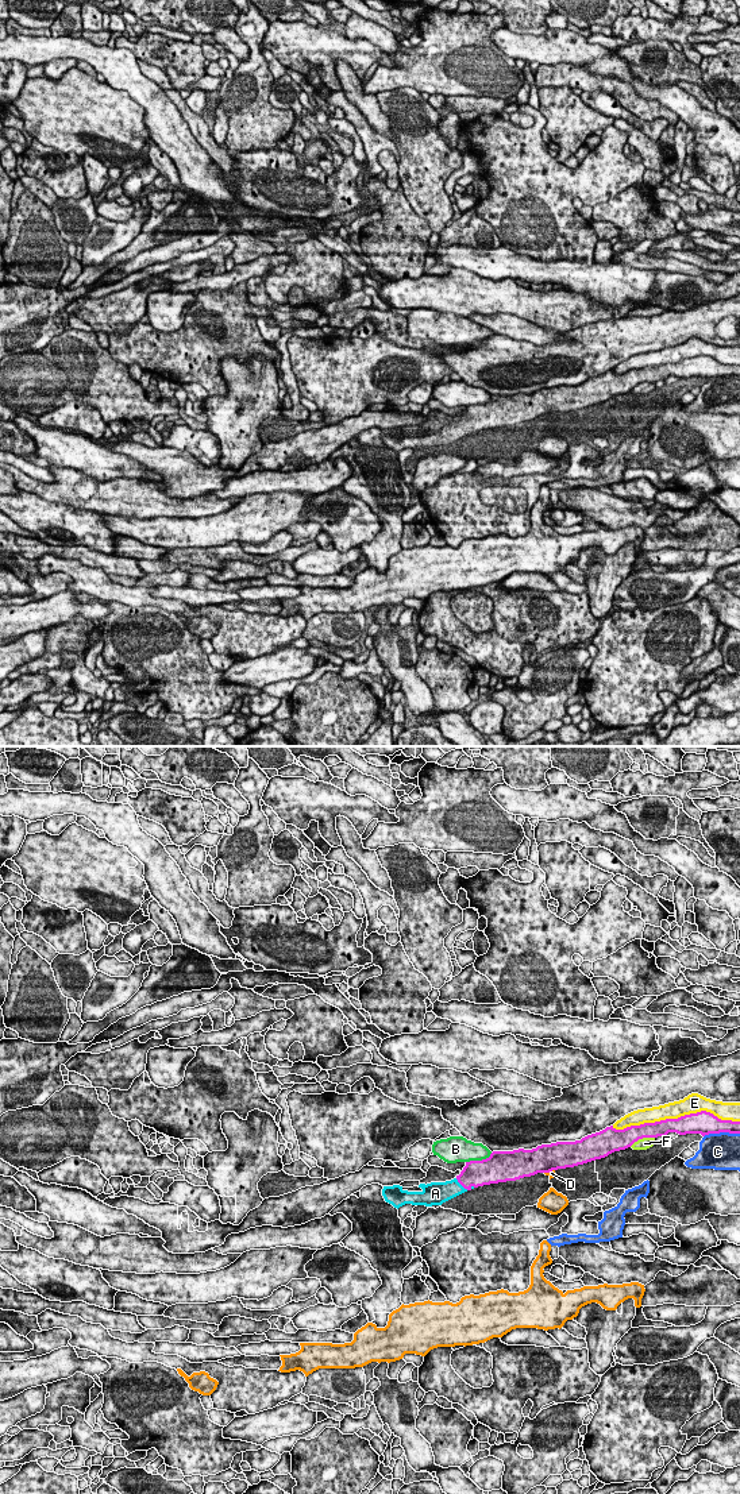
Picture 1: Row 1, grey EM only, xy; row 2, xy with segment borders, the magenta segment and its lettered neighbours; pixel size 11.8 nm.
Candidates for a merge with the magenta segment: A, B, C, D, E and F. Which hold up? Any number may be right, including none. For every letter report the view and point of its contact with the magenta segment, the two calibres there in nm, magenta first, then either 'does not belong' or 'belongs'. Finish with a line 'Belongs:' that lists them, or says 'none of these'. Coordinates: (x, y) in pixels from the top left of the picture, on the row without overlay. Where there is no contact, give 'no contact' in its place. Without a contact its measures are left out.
A: contact xy (462, 429); calibres 320 and 240 nm; belongs
B: contact xy (478, 405); calibres 340 and 280 nm; does not belong
C: contact xy (721, 375); calibres 280 and 440 nm; does not belong
D: contact xy (548, 416); calibres 340 and 60 nm; does not belong
E: contact xy (675, 363); calibres 260 and 220 nm; does not belong
F: contact xy (642, 382); calibres 240 and 140 nm; does not belong
Belongs: A

